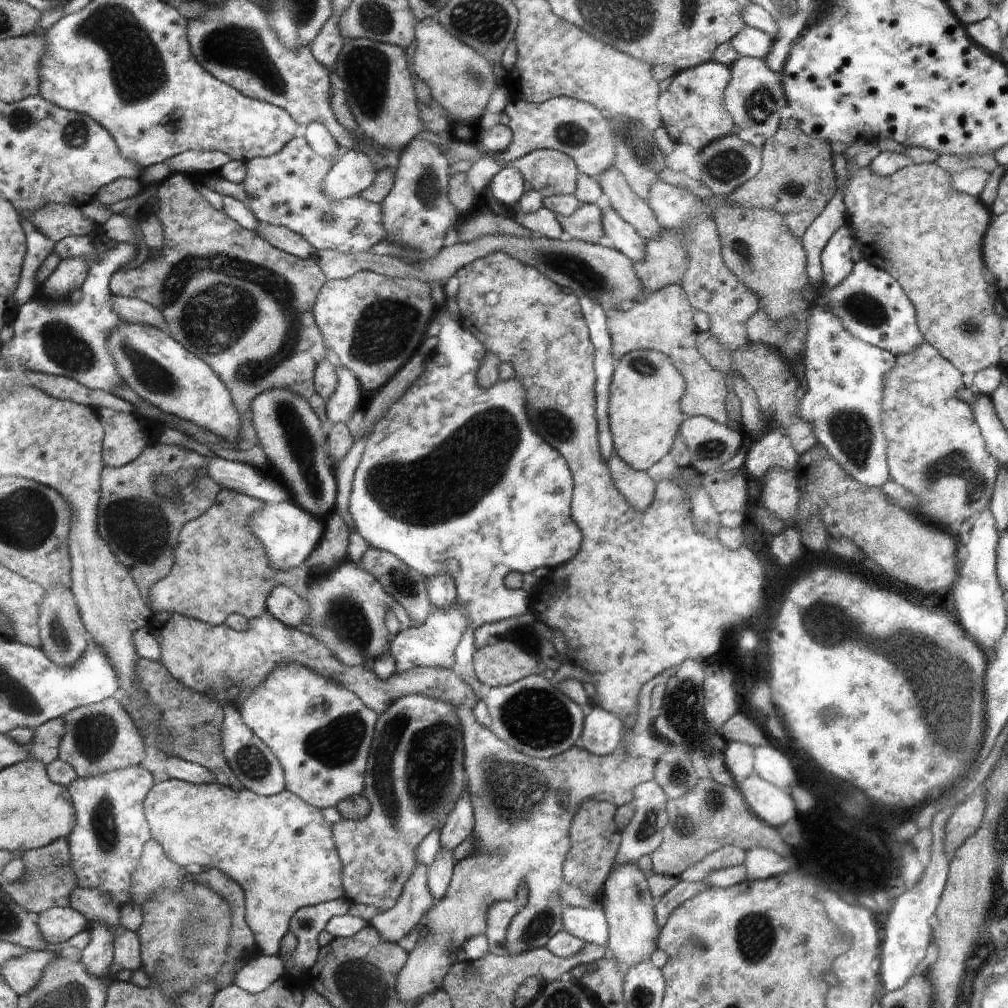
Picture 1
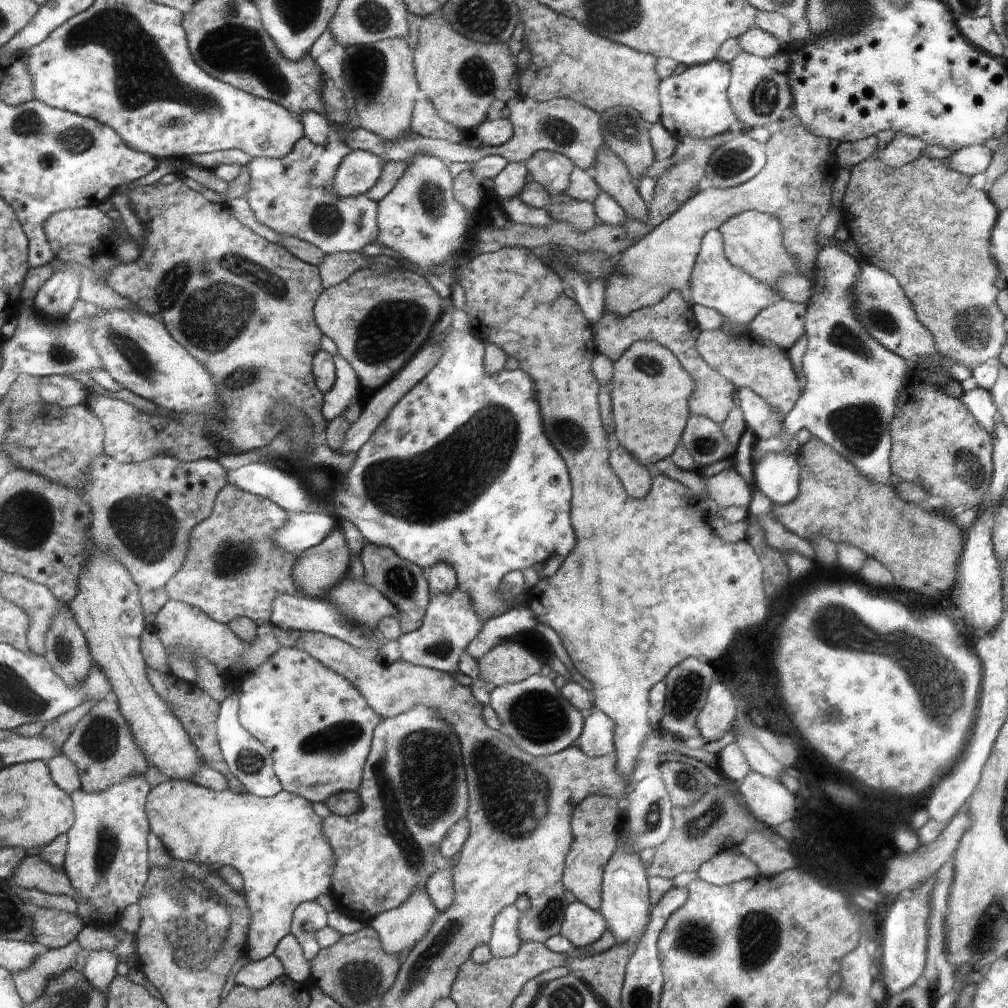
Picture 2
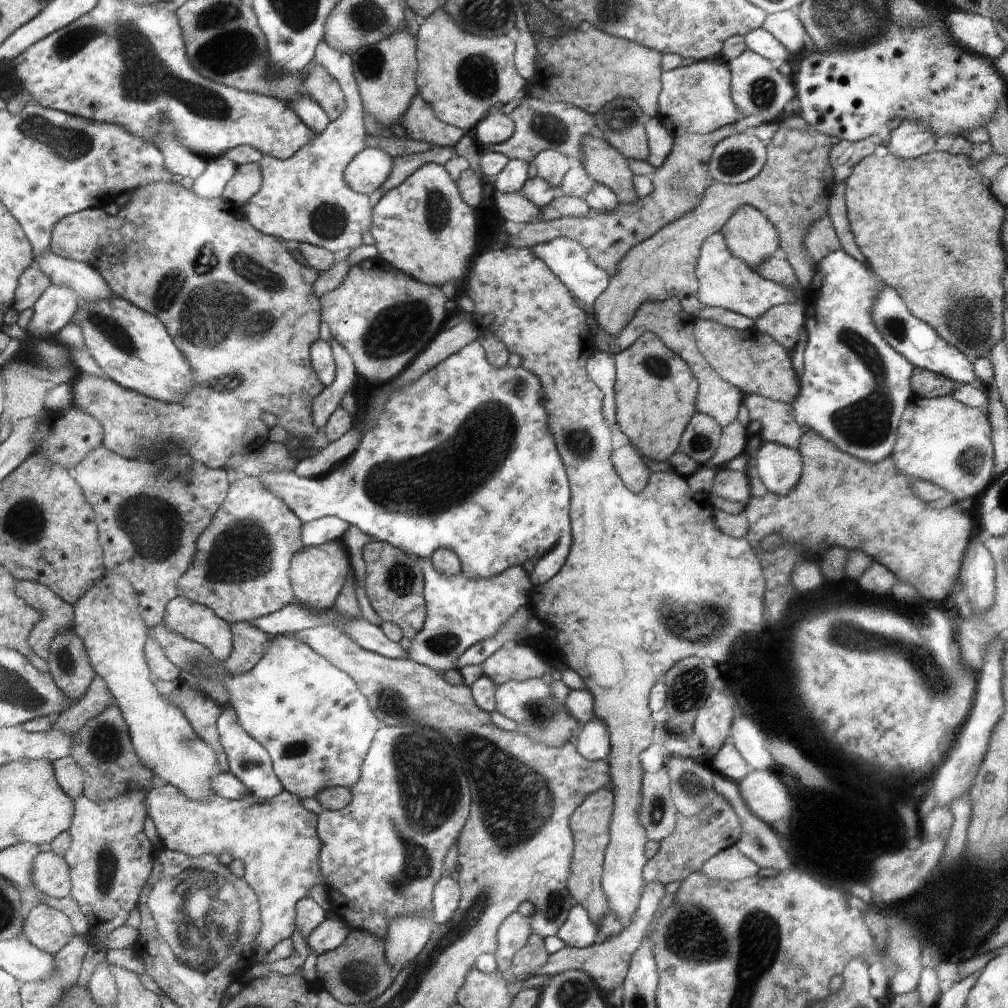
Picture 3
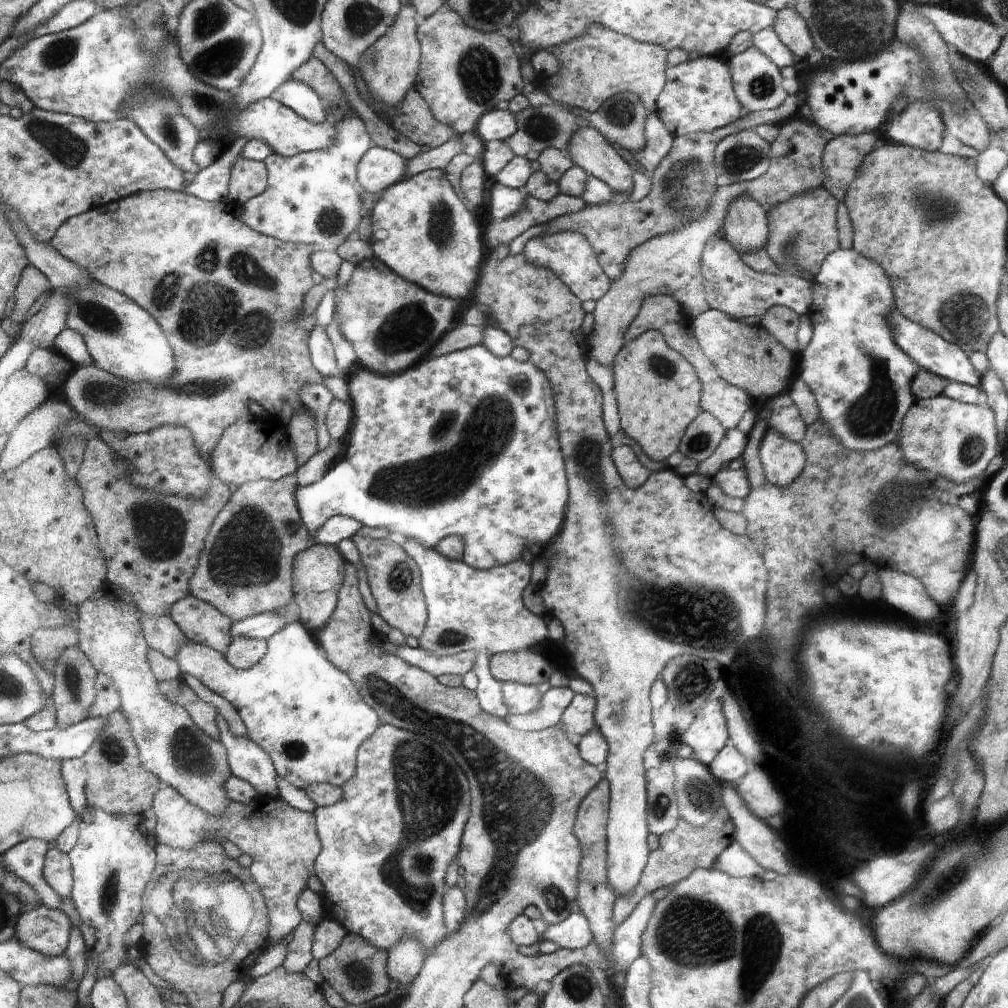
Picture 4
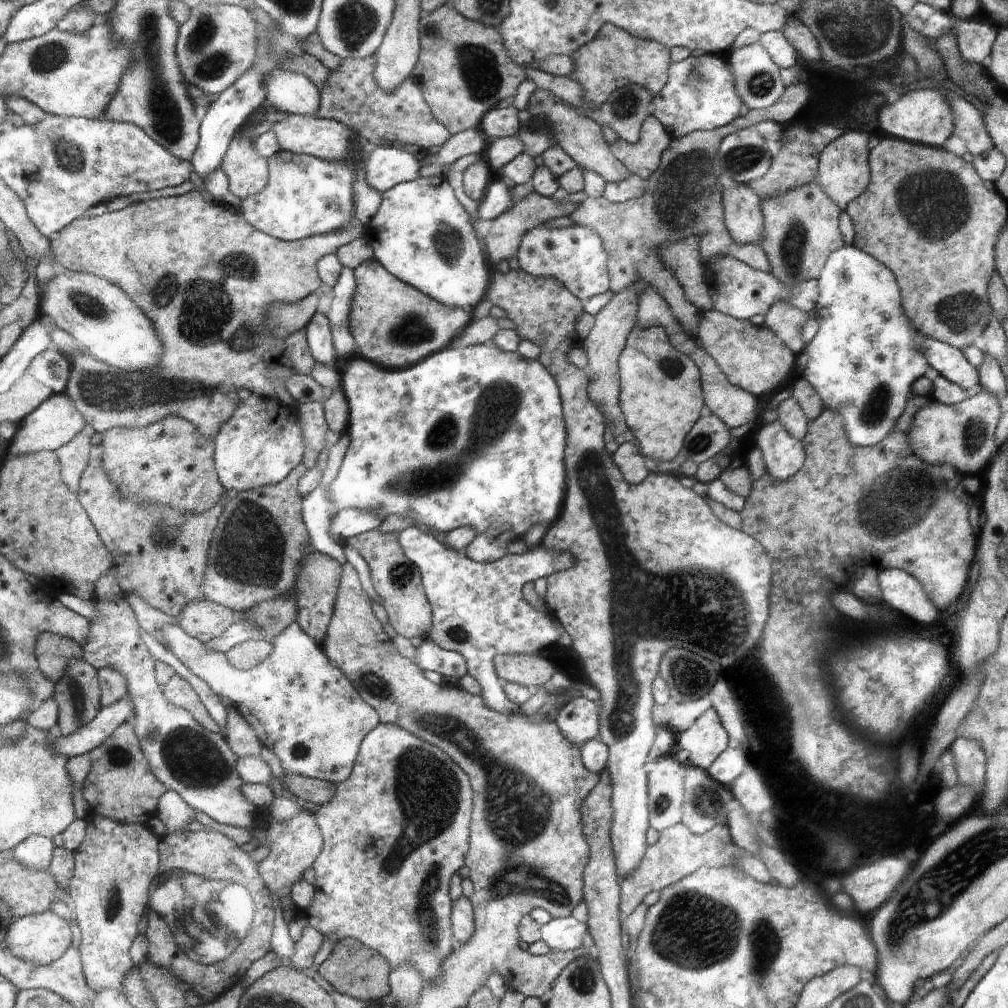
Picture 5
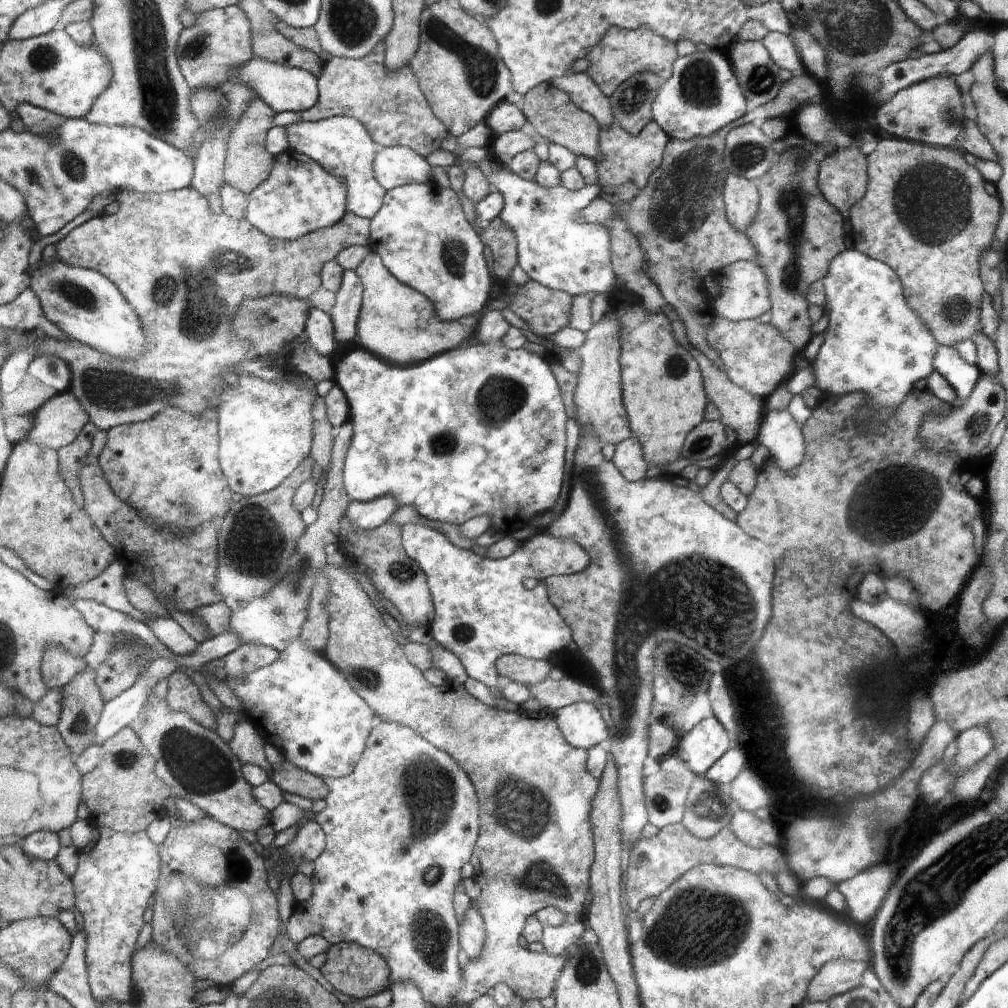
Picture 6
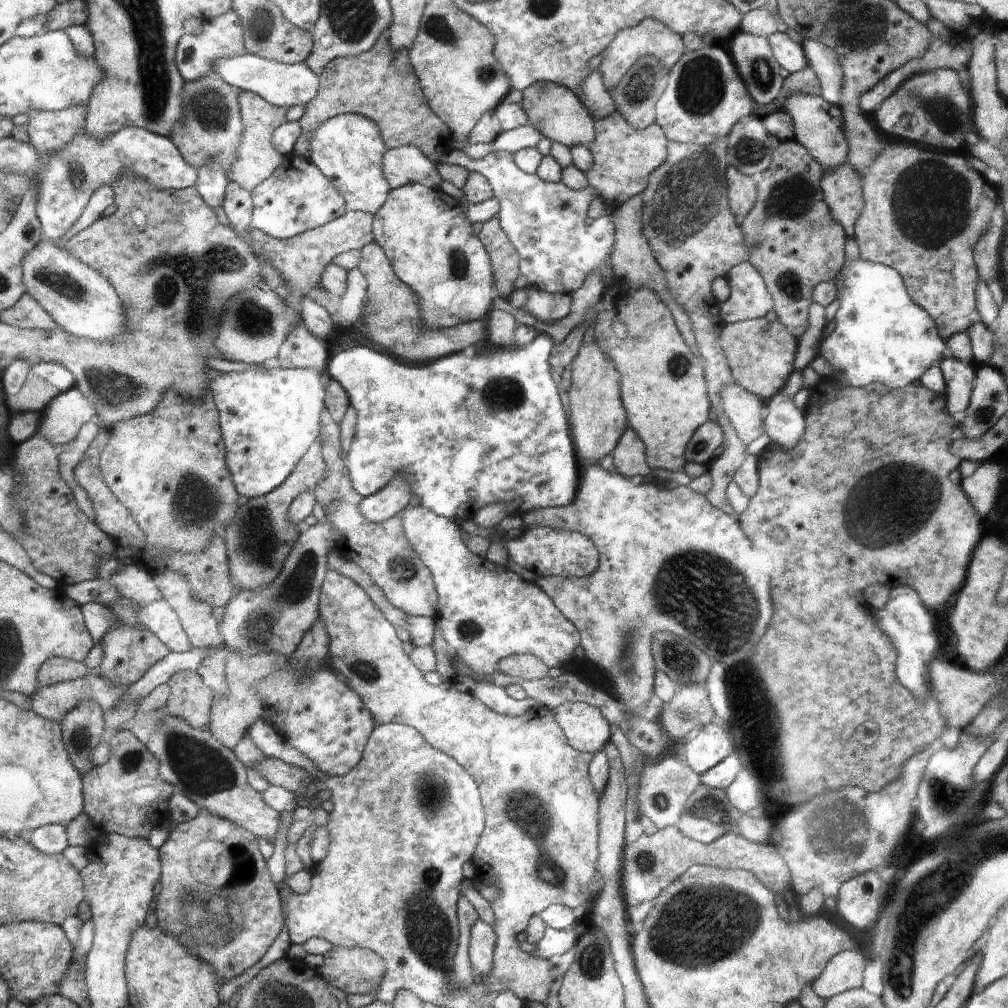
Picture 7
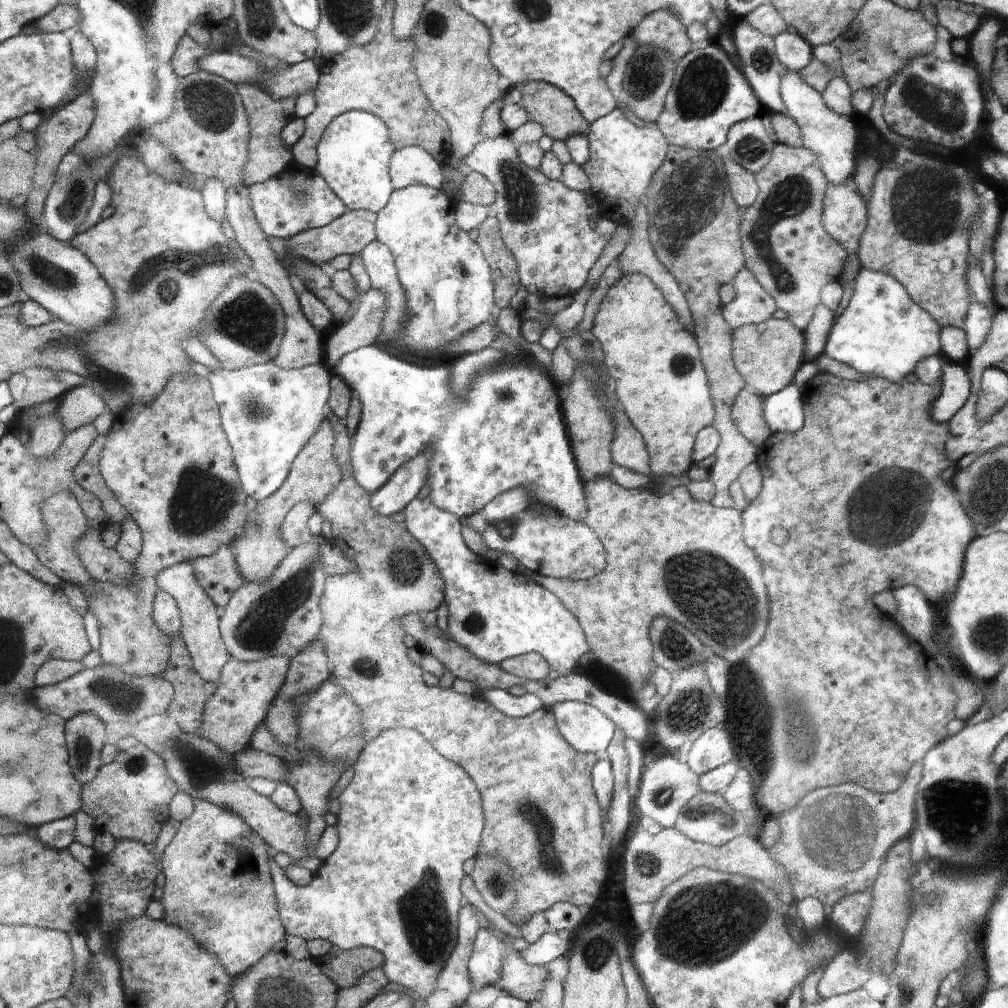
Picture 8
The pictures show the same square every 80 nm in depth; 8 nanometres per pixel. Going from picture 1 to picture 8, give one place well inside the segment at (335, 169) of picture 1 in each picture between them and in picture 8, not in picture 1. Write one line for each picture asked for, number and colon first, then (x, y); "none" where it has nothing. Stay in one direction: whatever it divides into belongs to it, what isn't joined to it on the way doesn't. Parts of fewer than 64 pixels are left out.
2: (360, 171)
3: (368, 170)
4: (379, 168)
5: (386, 166)
6: (395, 166)
7: (404, 165)
8: (411, 165)

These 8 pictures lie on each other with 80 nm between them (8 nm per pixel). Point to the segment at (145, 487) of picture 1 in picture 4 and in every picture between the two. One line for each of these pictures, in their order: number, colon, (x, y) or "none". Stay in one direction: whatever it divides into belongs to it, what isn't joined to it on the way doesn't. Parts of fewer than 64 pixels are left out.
2: (144, 513)
3: (149, 526)
4: (152, 541)

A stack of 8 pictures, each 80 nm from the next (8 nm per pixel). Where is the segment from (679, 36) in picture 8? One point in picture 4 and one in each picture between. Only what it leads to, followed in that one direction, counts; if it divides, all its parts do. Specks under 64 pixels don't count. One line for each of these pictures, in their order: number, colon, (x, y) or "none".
4: (602, 63)
5: (614, 58)
6: (621, 53)
7: (651, 38)

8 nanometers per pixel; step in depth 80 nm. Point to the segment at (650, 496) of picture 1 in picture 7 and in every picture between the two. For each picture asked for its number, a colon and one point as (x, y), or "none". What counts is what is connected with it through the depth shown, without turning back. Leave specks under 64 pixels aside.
2: (635, 477)
3: (629, 463)
4: (626, 458)
5: (628, 457)
6: (629, 457)
7: (630, 458)

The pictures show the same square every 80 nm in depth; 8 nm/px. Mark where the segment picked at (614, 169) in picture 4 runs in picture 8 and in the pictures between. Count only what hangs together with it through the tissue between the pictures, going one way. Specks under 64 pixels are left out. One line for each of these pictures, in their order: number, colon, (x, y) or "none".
5: (580, 136)
6: (551, 115)
7: (554, 111)
8: (551, 107)

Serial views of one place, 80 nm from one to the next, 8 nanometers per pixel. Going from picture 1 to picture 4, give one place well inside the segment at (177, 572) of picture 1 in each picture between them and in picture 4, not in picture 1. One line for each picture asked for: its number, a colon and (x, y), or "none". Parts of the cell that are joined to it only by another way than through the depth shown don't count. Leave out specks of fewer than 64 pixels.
2: (234, 569)
3: (241, 570)
4: (246, 566)

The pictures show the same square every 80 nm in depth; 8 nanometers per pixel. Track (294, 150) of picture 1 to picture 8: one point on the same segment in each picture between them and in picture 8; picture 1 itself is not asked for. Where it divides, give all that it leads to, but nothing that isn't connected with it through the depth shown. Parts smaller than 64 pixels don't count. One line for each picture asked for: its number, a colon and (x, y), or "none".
2: (294, 196)
3: (303, 199)
4: (313, 197)
5: (305, 196)
6: (299, 196)
7: (294, 199)
8: (284, 205)

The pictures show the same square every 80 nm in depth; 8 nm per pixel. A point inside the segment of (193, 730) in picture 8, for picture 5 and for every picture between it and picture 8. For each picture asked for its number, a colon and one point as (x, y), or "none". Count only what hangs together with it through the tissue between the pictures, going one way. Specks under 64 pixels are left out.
5: (178, 690)
6: (184, 695)
7: (191, 700)

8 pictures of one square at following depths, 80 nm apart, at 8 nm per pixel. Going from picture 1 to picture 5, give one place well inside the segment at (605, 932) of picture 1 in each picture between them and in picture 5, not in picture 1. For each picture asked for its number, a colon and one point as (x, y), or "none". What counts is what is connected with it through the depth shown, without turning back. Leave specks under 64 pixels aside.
2: (582, 926)
3: (579, 931)
4: (574, 932)
5: (564, 934)

